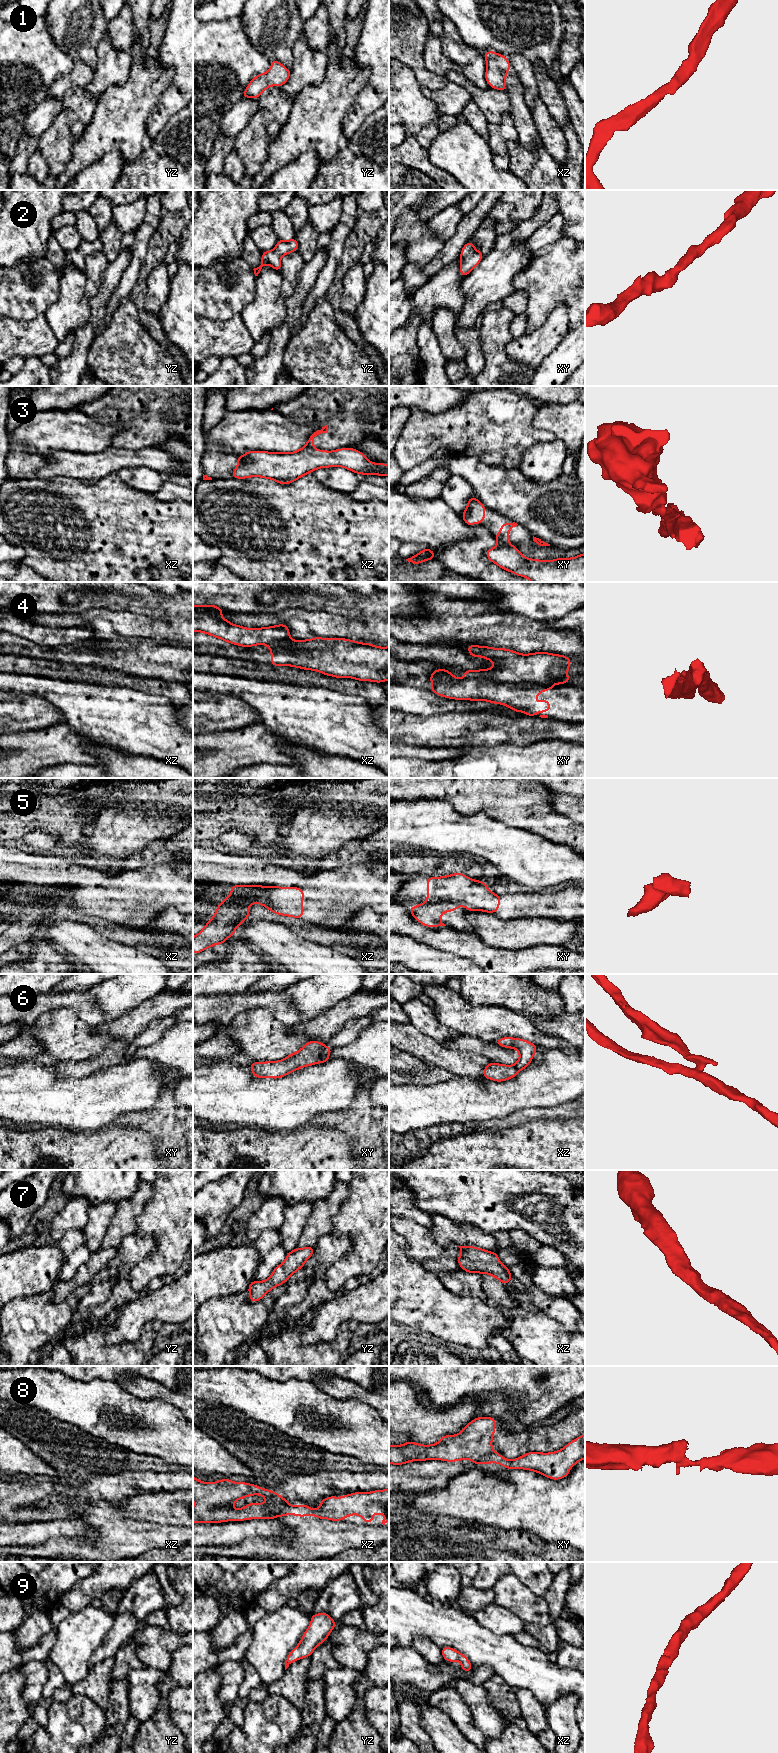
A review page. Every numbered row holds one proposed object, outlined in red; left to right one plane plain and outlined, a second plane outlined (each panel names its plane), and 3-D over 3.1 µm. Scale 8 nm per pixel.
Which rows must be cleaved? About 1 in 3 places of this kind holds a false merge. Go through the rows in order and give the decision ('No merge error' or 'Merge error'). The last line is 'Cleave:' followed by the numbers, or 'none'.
1: No merge error
2: No merge error
3: Merge error
4: Merge error
5: Merge error
6: Merge error
7: No merge error
8: Merge error
9: No merge error
Cleave: 3, 4, 5, 6, 8

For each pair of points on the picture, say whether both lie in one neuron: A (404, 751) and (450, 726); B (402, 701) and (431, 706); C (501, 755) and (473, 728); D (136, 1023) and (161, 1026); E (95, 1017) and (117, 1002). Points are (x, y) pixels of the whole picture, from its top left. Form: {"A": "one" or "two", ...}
{"A": "two", "B": "one", "C": "two", "D": "two", "E": "two"}

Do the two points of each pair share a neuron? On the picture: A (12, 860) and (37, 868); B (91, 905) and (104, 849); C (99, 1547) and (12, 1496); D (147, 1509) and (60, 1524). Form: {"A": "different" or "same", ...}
{"A": "same", "B": "different", "C": "different", "D": "different"}

